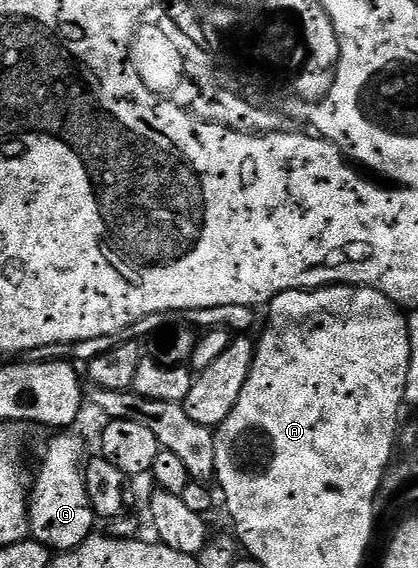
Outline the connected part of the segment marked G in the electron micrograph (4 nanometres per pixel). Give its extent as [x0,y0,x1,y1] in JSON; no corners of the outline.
[28,431,98,551]

